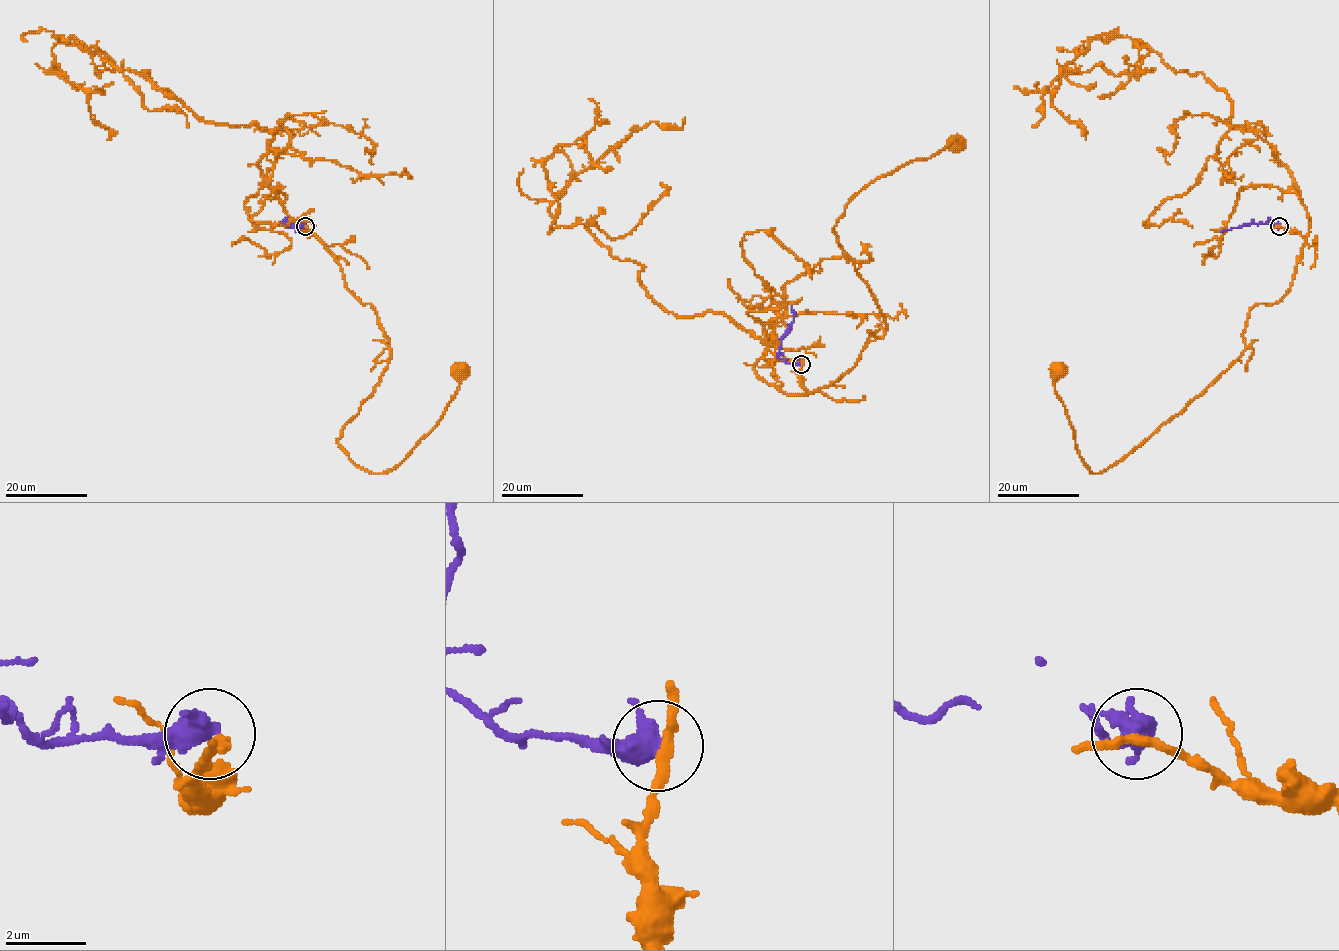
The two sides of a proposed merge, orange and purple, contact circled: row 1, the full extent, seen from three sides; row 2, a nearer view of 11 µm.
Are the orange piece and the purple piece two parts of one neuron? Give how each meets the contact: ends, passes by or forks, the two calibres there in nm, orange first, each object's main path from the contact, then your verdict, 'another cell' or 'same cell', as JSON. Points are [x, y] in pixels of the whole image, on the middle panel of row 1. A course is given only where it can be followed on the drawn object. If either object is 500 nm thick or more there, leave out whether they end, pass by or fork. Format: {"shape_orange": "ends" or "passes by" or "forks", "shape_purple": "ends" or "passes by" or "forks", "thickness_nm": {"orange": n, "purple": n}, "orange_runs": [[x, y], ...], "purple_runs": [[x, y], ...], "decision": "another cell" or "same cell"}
{"shape_orange": "passes by", "shape_purple": "passes by", "thickness_nm": {"orange": 240, "purple": 460}, "orange_runs": [[802, 363], [800, 383], [811, 393], [848, 373], [872, 335], [886, 330], [833, 229], [850, 201], [954, 141]], "purple_runs": [[801, 363], [783, 361], [777, 355], [780, 340], [795, 314], [791, 306]], "decision": "another cell"}

